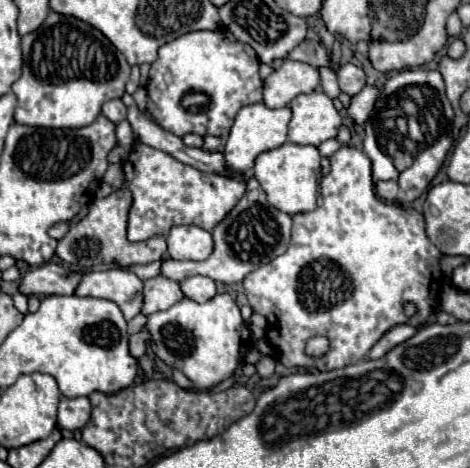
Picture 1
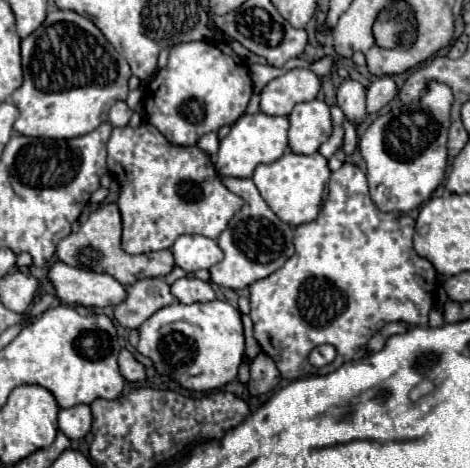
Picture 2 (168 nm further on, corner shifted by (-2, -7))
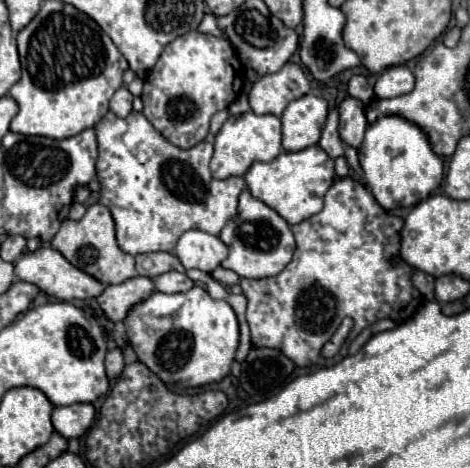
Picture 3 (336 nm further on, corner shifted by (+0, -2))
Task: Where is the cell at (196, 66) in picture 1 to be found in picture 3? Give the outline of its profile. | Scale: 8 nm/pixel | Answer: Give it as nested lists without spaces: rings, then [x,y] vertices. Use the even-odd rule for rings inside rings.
[[[201,31],[185,33],[165,45],[159,61],[145,77],[143,115],[171,145],[191,149],[207,139],[211,117],[231,105],[243,87],[243,79],[245,67],[227,39]]]

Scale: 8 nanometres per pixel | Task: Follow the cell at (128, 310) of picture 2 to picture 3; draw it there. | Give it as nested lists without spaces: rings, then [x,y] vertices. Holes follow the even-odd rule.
[[[135,277],[125,283],[119,283],[119,285],[107,285],[103,289],[103,293],[97,297],[97,303],[103,309],[103,315],[109,321],[117,323],[127,317],[127,311],[135,303],[147,299],[153,289],[155,287],[149,277]]]

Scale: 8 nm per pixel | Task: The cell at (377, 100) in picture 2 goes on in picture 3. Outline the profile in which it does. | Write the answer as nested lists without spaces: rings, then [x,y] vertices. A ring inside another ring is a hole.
[[[397,65],[385,69],[377,83],[375,83],[375,97],[385,99],[385,97],[399,97],[403,93],[411,93],[415,87],[415,75],[407,65]]]

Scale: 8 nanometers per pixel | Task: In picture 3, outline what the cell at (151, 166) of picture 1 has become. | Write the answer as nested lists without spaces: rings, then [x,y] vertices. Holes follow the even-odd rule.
[[[131,111],[127,117],[115,117],[115,113],[107,113],[97,125],[97,179],[101,183],[99,203],[105,205],[115,221],[115,235],[121,251],[129,255],[141,255],[151,251],[171,253],[179,241],[179,237],[189,229],[201,229],[211,235],[219,235],[219,231],[227,225],[227,221],[237,213],[237,201],[241,191],[245,189],[243,177],[229,179],[213,179],[209,171],[209,161],[213,155],[213,143],[201,141],[199,145],[183,151],[171,145],[149,121],[143,113]]]

